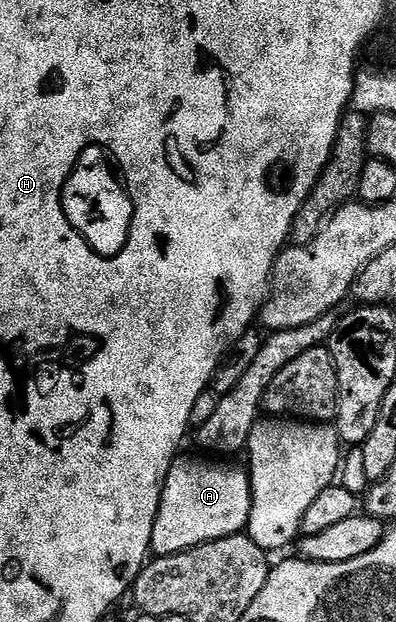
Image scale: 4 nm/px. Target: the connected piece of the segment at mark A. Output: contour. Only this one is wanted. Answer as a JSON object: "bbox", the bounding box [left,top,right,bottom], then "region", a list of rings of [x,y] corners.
{"bbox":[154,457,252,541],"region":[[[177,457],[172,463],[164,485],[160,488],[158,516],[154,520],[157,532],[173,530],[176,534],[204,534],[207,541],[222,540],[231,534],[247,531],[252,507],[252,480],[247,469],[239,470],[236,466],[223,466],[223,461],[199,462],[196,458]]]}

